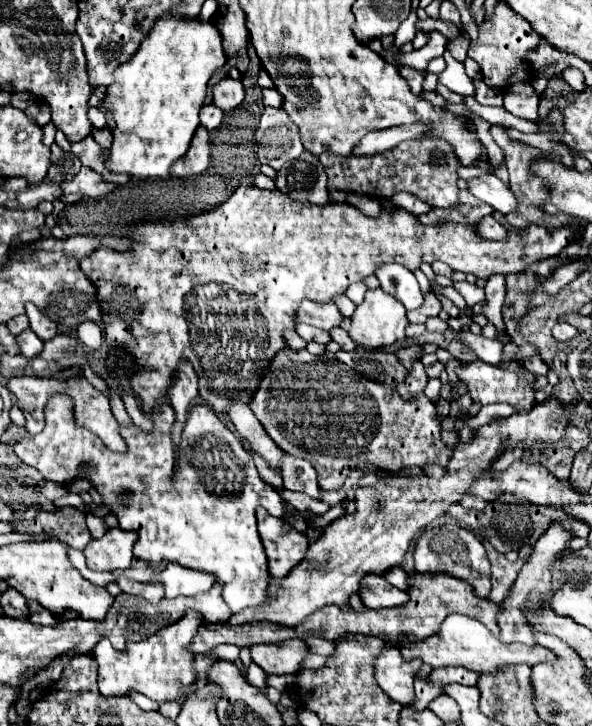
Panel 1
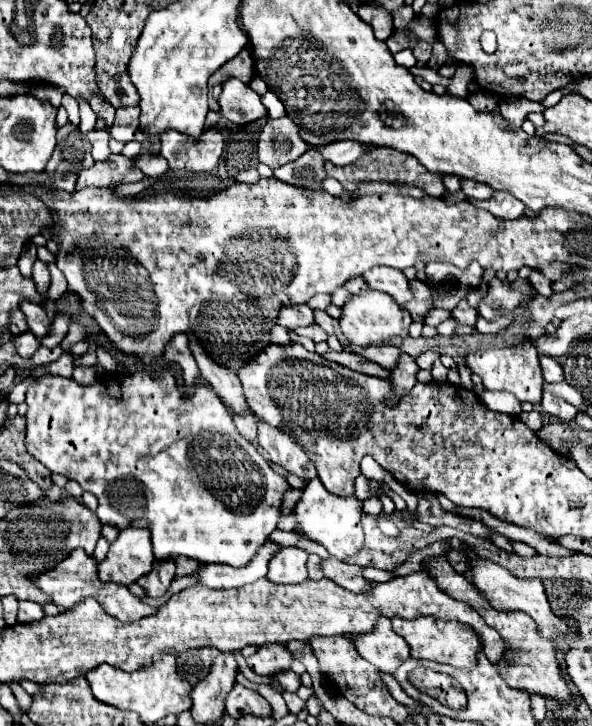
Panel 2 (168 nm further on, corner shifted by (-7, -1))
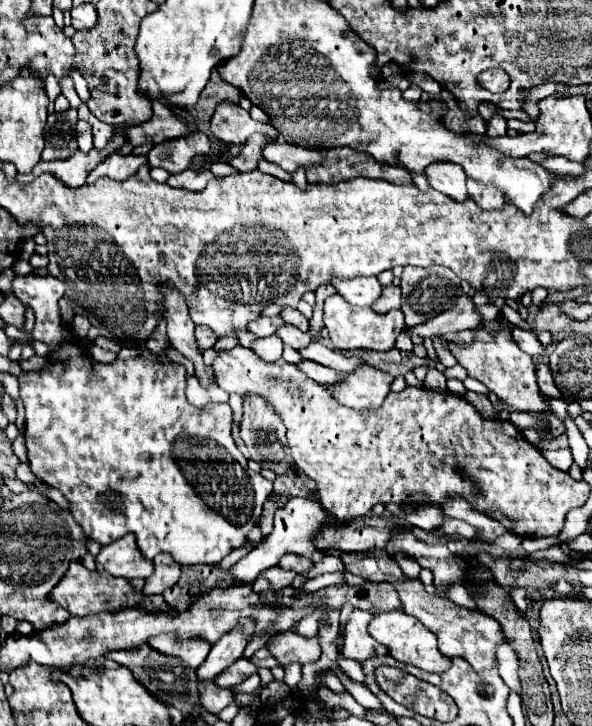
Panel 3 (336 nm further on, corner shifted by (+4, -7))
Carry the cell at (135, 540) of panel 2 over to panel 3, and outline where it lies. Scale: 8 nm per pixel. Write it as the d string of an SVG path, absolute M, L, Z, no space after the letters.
M132 533L102 547L102 551L96 557L98 571L108 571L116 577L126 577L126 579L150 577L152 567L154 567L152 561L142 557L136 545L136 537Z

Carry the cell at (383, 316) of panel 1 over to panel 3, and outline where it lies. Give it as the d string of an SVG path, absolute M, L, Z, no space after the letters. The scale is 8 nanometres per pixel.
M338 293L328 297L324 303L324 325L328 329L330 341L340 349L340 351L350 351L350 349L372 349L372 351L388 351L394 347L396 337L400 331L406 327L404 325L404 315L400 309L388 311L386 315L380 315L372 309L360 309L348 305L344 297Z

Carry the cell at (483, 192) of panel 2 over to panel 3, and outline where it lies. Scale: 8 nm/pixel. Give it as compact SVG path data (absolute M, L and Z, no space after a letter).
M452 163L428 165L428 169L424 169L424 175L432 189L436 189L456 201L464 201L468 197L466 173L460 165L452 165Z

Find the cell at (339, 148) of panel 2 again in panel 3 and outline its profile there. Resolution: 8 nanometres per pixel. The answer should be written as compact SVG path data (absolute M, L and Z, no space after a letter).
M278 139L278 141L272 141L272 145L264 147L264 159L284 167L286 171L296 171L298 167L320 163L322 151L308 151L308 149L290 145L284 139Z

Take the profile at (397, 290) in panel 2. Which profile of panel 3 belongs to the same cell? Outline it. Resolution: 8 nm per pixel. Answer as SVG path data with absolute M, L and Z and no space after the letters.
M358 275L354 279L332 277L330 283L348 303L360 307L370 307L382 293L382 285L378 283L376 277L364 277L364 275Z

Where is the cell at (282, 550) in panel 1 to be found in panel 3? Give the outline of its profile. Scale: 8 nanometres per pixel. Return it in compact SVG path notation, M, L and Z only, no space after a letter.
M272 567L272 569L266 569L252 585L252 589L256 593L262 593L262 591L282 591L284 587L288 587L292 583L292 579L296 577L294 571L284 571L280 567Z

